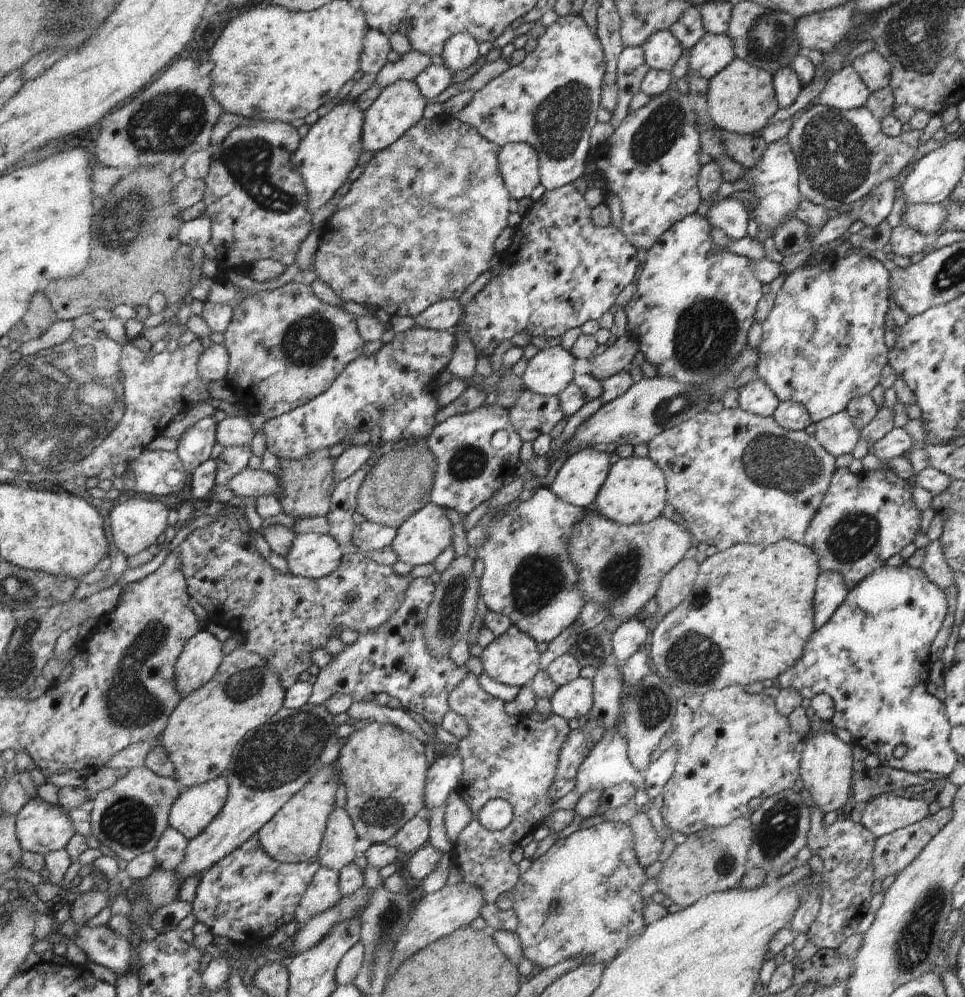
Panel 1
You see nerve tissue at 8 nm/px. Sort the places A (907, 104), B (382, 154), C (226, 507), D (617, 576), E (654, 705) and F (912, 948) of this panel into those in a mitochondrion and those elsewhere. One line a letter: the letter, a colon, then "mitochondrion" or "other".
A: other
B: other
C: other
D: mitochondrion
E: mitochondrion
F: mitochondrion

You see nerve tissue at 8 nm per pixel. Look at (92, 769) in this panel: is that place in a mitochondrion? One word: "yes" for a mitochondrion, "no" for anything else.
no

